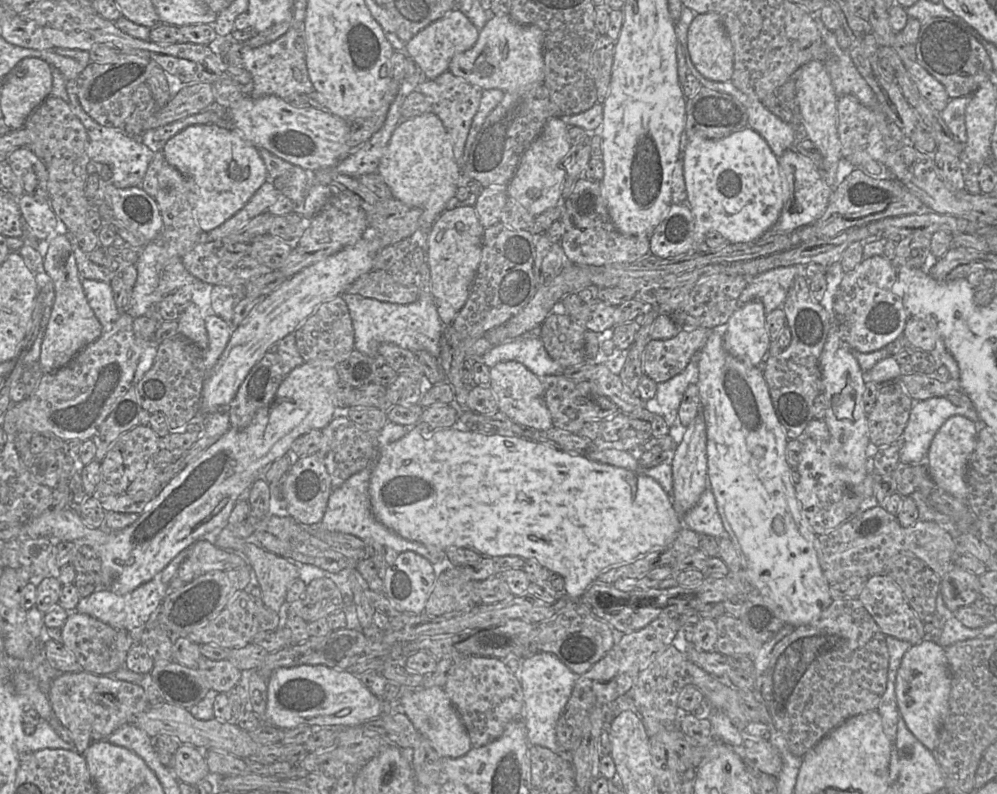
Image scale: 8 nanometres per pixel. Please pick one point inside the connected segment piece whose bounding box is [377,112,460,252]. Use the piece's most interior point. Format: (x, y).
(419, 167)

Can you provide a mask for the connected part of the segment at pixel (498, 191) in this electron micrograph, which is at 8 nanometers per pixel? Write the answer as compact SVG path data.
M490 186L478 194L474 209L484 228L500 222L508 198L507 186Z

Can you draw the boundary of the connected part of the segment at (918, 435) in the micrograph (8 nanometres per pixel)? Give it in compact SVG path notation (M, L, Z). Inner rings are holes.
M932 397L922 401L914 401L910 412L908 423L899 441L899 460L907 464L925 464L925 459L930 448L930 444L945 421L954 416L964 416L977 424L981 424L981 418L974 407L956 406L946 397Z

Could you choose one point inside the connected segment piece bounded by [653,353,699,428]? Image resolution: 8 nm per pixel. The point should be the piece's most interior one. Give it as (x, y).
(669, 394)

